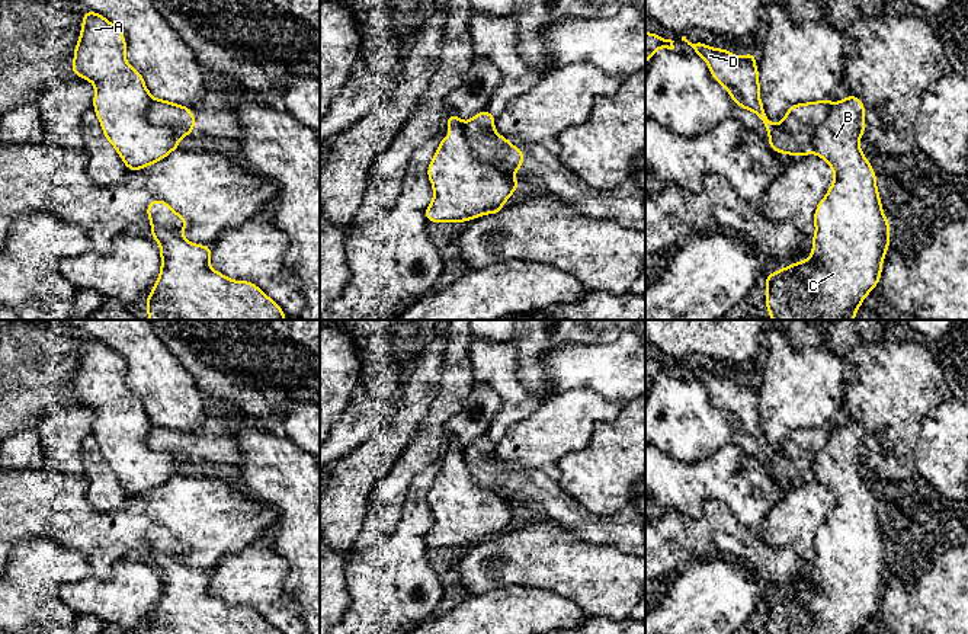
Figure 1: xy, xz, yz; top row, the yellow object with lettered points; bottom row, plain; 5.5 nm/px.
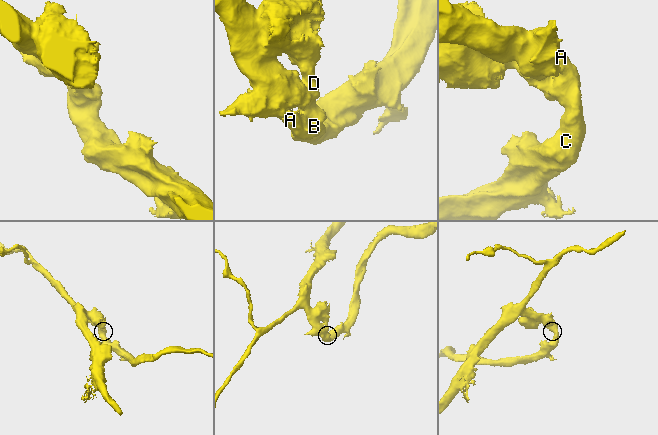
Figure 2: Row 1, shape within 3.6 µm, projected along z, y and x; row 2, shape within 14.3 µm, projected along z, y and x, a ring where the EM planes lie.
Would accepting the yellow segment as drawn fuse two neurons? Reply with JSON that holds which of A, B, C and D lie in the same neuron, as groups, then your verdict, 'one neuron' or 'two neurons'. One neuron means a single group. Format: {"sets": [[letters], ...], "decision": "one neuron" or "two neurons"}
{"sets": [["A", "B", "C"], ["D"]], "decision": "two neurons"}

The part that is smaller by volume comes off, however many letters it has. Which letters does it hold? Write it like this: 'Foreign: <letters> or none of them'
Foreign: D

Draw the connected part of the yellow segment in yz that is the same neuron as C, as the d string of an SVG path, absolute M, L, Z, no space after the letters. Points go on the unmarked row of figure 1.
M849 420L830 429L828 441L812 461L814 478L833 494L833 510L814 538L815 560L811 582L772 598L765 605L767 634L859 634L863 624L879 609L881 592L890 573L890 548L884 541L876 513L876 499L863 481L859 465L865 460L865 430Z

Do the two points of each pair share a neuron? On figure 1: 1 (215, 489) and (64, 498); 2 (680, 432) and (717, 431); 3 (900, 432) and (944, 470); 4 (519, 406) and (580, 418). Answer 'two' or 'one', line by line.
1: one
2: one
3: two
4: two

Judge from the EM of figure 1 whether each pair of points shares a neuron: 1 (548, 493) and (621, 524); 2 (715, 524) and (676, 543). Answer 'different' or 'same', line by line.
1: same
2: same

